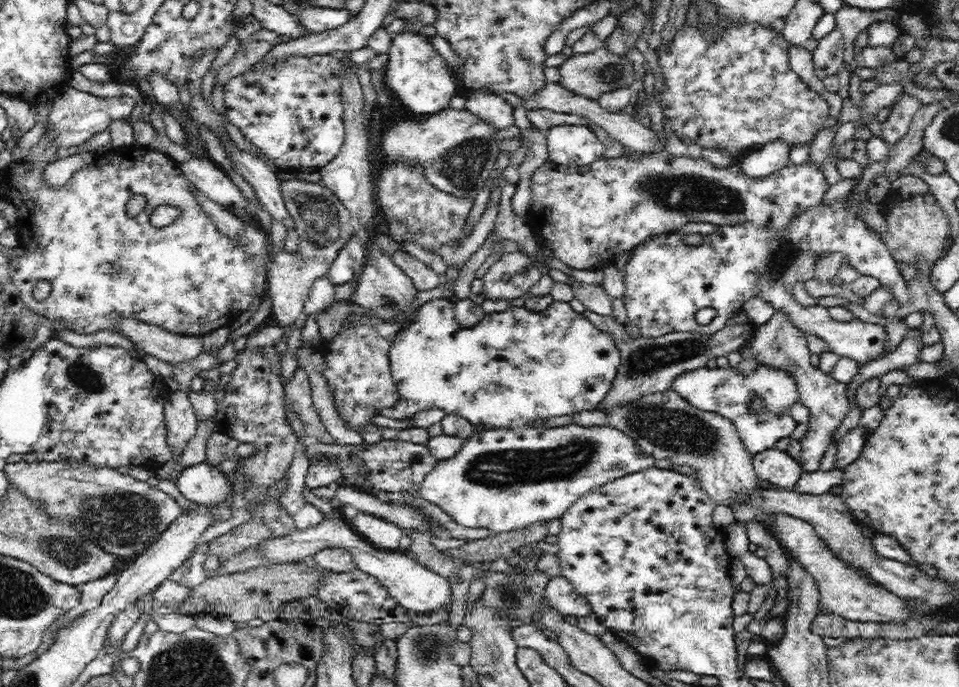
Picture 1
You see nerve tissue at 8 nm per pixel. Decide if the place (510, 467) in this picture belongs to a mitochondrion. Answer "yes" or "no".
yes

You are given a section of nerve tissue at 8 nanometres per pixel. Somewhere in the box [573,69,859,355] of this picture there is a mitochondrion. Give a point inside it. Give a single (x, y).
(682, 192)

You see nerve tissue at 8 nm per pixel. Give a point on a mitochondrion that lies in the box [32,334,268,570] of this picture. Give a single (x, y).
(120, 519)

